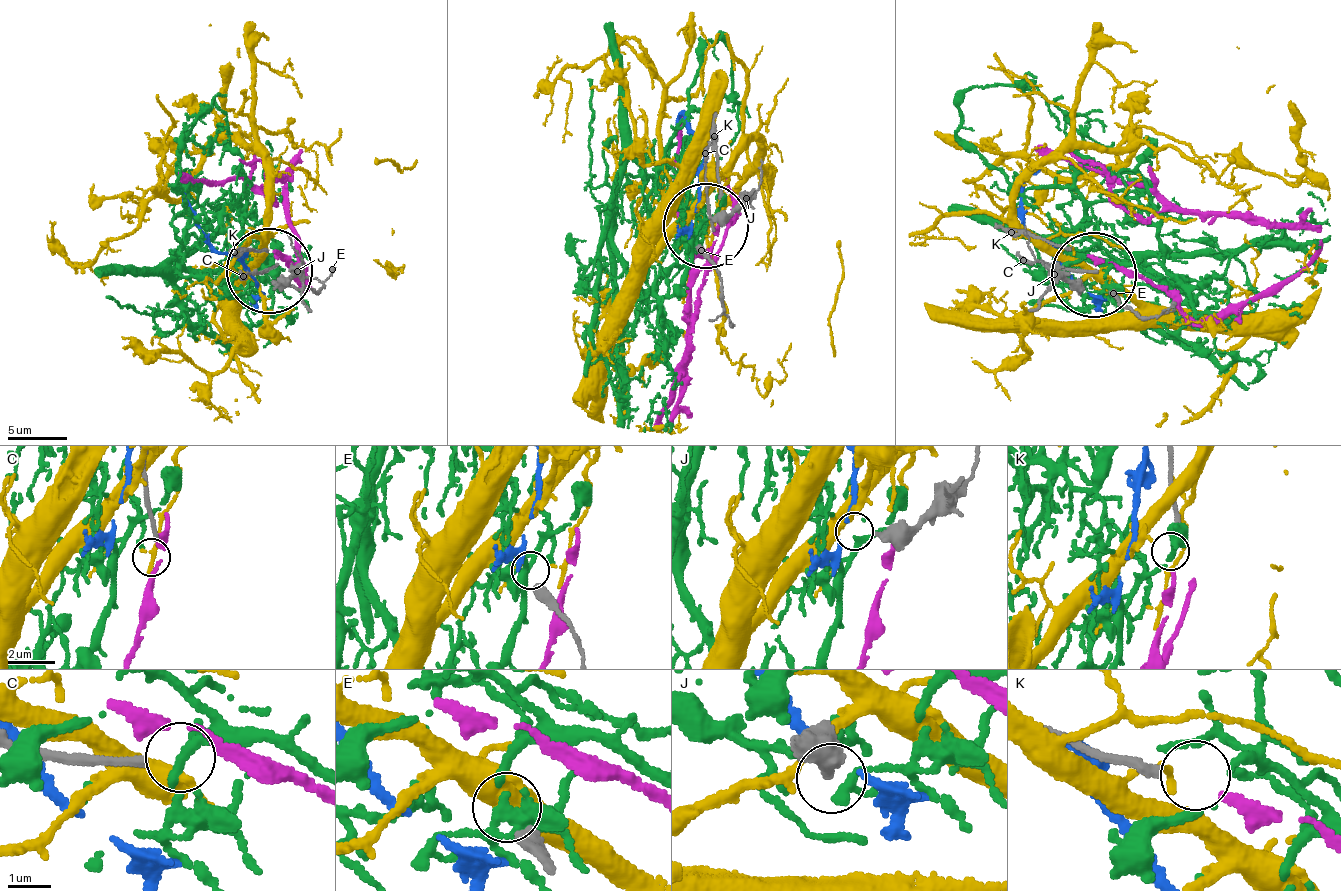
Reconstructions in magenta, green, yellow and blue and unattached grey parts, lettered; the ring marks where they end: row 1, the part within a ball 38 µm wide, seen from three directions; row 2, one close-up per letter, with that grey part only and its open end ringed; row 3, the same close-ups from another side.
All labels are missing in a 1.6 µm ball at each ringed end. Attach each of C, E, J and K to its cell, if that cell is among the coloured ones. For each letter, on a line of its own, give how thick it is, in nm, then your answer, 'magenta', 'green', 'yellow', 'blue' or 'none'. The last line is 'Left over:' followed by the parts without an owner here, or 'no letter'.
C: 180 nm thick; none
E: 360 nm thick; yellow
J: 400 nm thick; none
K: 200 nm thick; magenta
Left over: C, J

